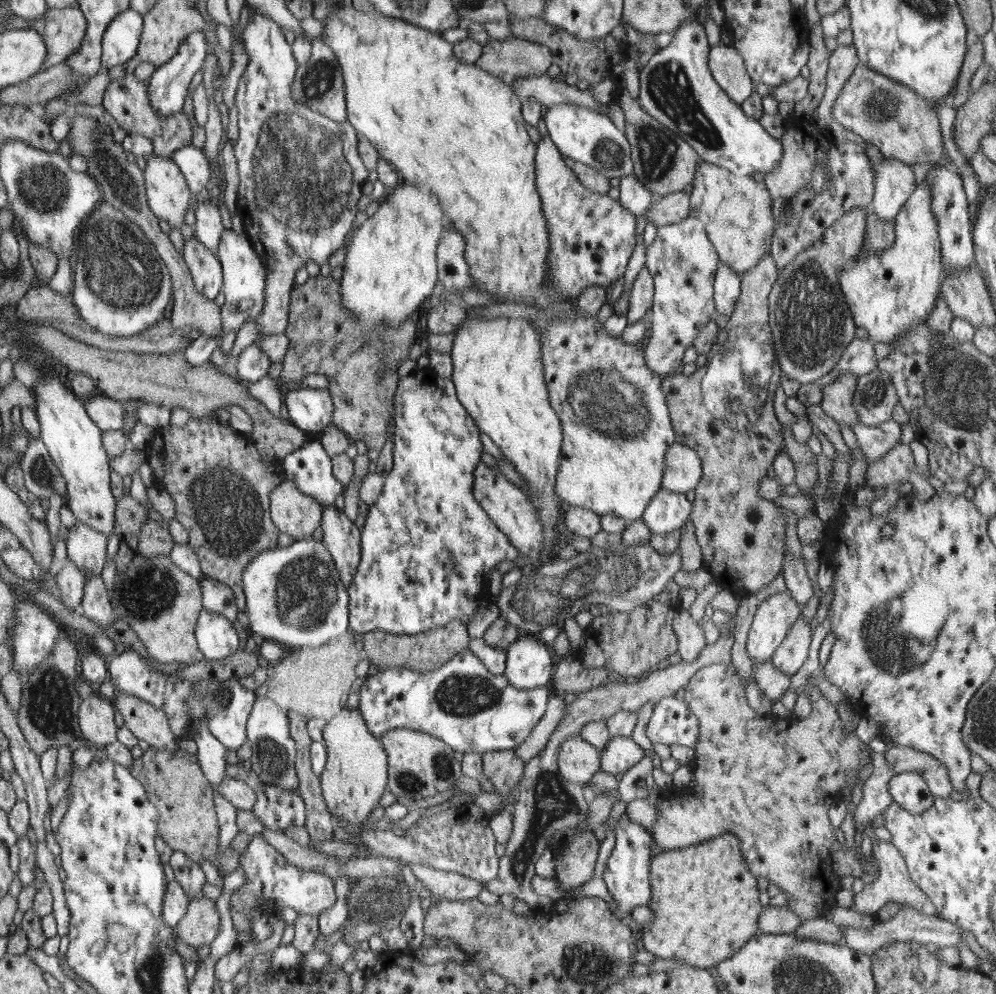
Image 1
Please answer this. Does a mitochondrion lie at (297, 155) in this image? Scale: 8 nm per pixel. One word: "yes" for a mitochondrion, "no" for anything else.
yes

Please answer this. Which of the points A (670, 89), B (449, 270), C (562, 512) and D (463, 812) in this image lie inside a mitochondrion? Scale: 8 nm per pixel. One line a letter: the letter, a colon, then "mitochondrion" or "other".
A: mitochondrion
B: other
C: other
D: other

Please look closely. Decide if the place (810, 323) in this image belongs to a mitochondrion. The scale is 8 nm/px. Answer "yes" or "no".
yes

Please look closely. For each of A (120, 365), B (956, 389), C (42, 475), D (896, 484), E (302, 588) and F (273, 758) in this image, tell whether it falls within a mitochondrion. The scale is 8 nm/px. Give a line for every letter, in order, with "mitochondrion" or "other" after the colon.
A: other
B: mitochondrion
C: mitochondrion
D: other
E: mitochondrion
F: mitochondrion

